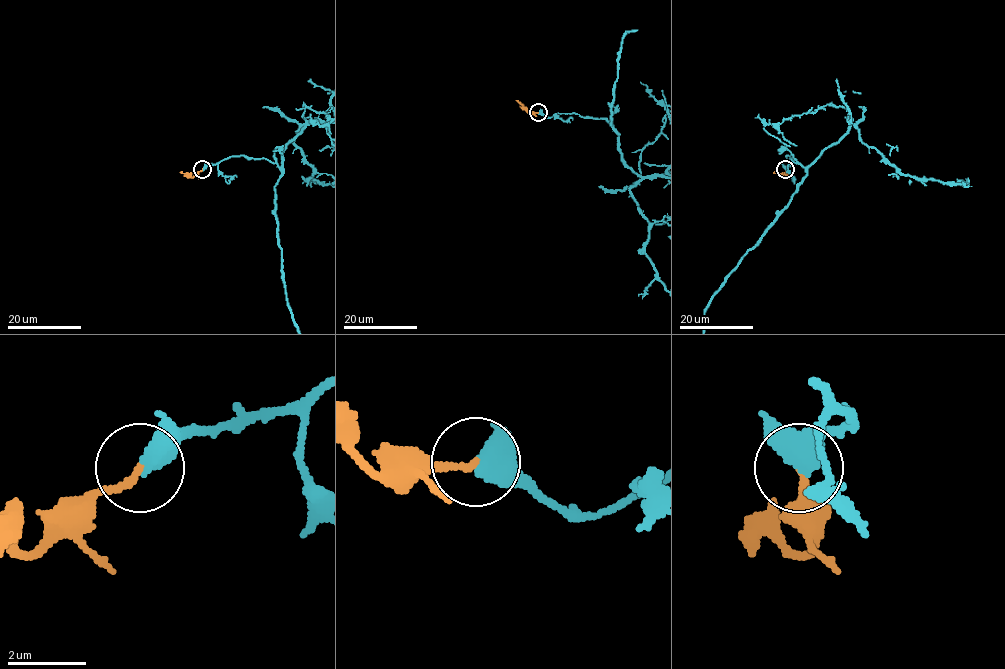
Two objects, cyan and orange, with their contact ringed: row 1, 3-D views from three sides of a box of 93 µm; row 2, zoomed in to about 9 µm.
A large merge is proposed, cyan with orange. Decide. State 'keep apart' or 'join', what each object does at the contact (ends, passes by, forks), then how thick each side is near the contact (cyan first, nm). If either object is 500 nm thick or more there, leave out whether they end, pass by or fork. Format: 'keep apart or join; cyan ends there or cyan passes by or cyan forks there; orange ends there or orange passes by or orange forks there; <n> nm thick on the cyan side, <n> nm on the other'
join; cyan passes by; orange ends there; 400 nm thick on the cyan side, 170 nm on the other

